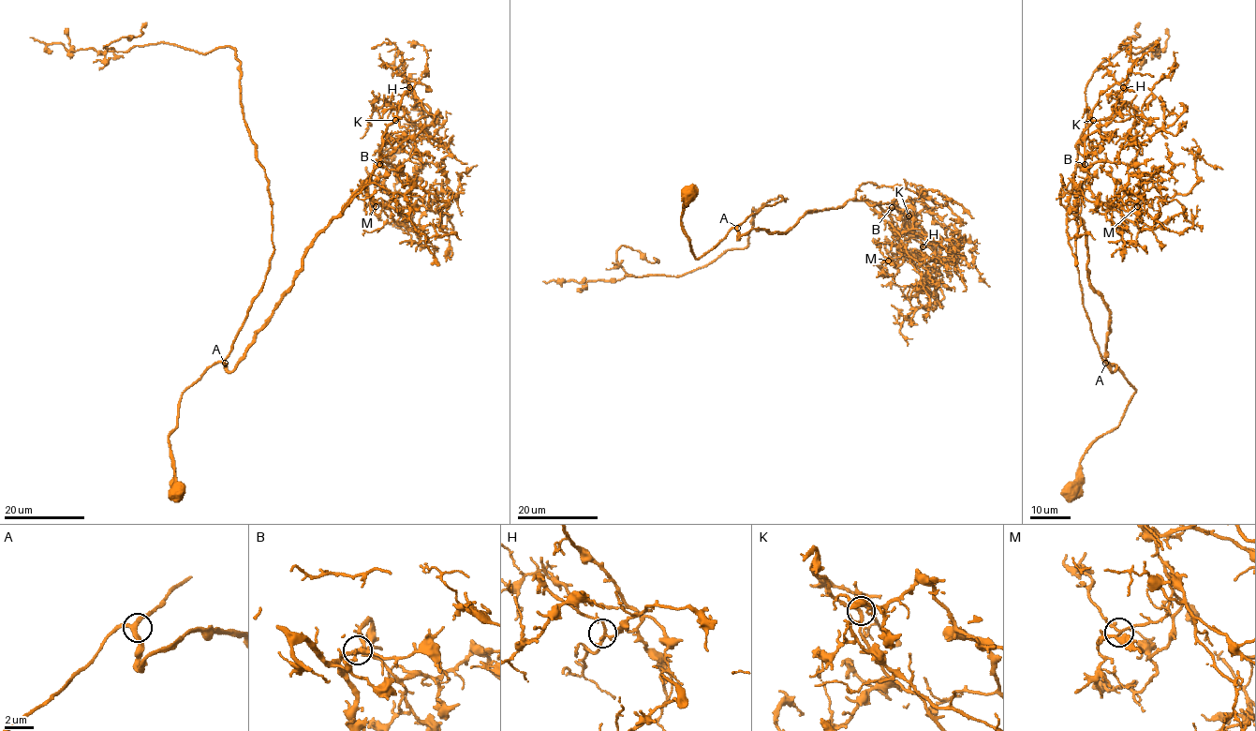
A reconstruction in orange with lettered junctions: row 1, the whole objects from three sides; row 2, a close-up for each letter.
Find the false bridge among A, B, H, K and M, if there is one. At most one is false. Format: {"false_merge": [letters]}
{"false_merge": []}

